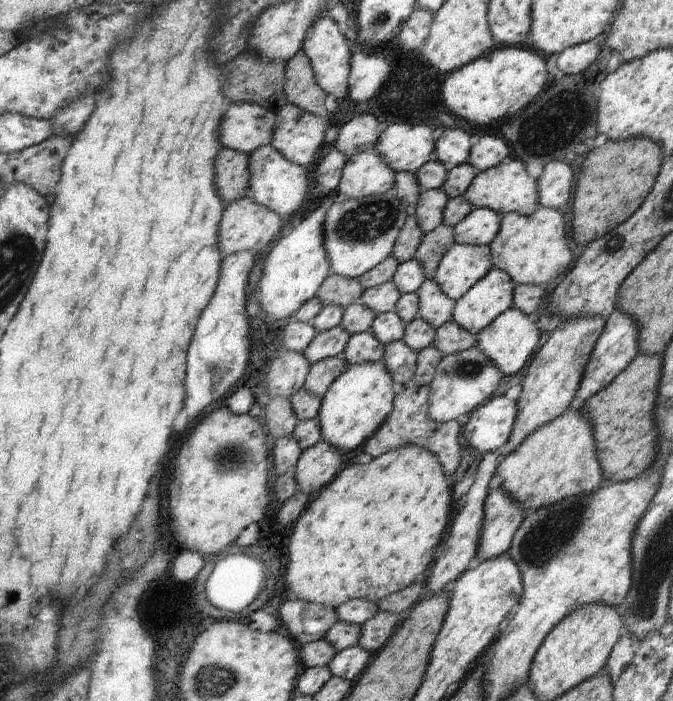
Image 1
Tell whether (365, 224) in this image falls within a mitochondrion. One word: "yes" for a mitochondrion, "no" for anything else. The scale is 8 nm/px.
yes

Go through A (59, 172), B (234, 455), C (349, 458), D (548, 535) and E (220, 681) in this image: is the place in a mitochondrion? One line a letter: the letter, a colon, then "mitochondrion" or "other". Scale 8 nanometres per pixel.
A: other
B: mitochondrion
C: other
D: mitochondrion
E: mitochondrion

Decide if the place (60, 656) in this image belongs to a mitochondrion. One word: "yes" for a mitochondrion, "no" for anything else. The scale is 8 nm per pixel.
no

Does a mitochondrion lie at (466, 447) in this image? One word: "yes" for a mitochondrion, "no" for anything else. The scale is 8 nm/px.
no

